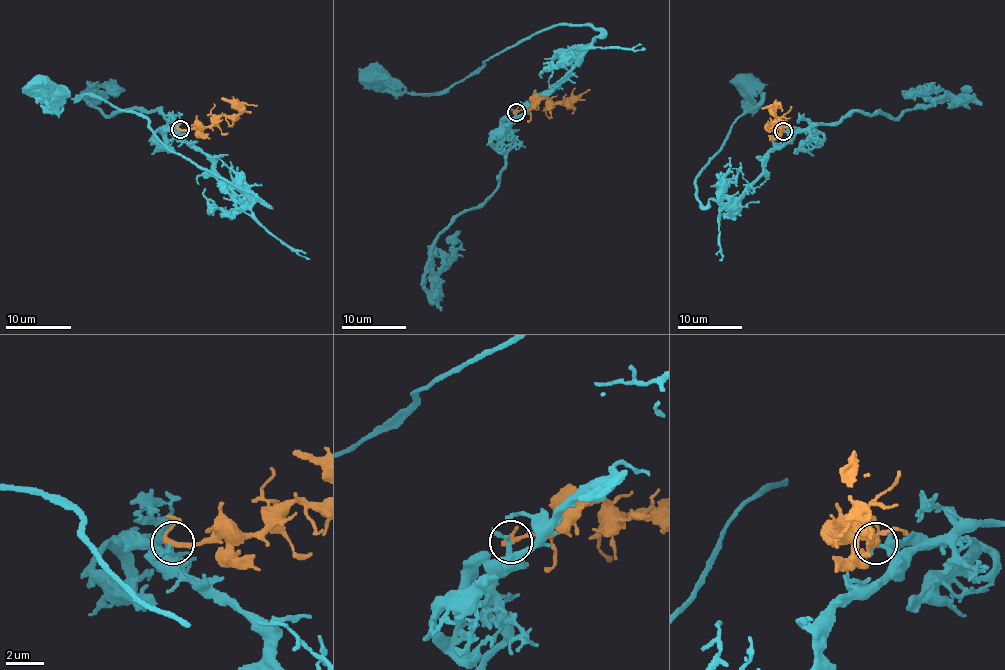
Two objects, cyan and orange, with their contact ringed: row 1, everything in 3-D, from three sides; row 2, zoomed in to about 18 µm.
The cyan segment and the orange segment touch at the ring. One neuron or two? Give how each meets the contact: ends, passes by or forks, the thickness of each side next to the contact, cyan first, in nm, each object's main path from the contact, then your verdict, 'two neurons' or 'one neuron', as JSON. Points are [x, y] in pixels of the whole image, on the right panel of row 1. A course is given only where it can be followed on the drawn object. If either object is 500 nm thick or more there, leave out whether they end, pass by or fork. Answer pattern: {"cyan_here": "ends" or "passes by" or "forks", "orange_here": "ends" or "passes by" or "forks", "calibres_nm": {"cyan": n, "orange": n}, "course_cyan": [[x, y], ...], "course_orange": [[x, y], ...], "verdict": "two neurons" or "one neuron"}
{"cyan_here": "passes by", "orange_here": "passes by", "calibres_nm": {"cyan": 200, "orange": 220}, "course_cyan": [[783, 131], [788, 137], [738, 197], [703, 206], [695, 179], [737, 117], [762, 99], [740, 76], [745, 83]], "course_orange": [[783, 131], [770, 127], [777, 116], [769, 108], [763, 108]], "verdict": "two neurons"}

